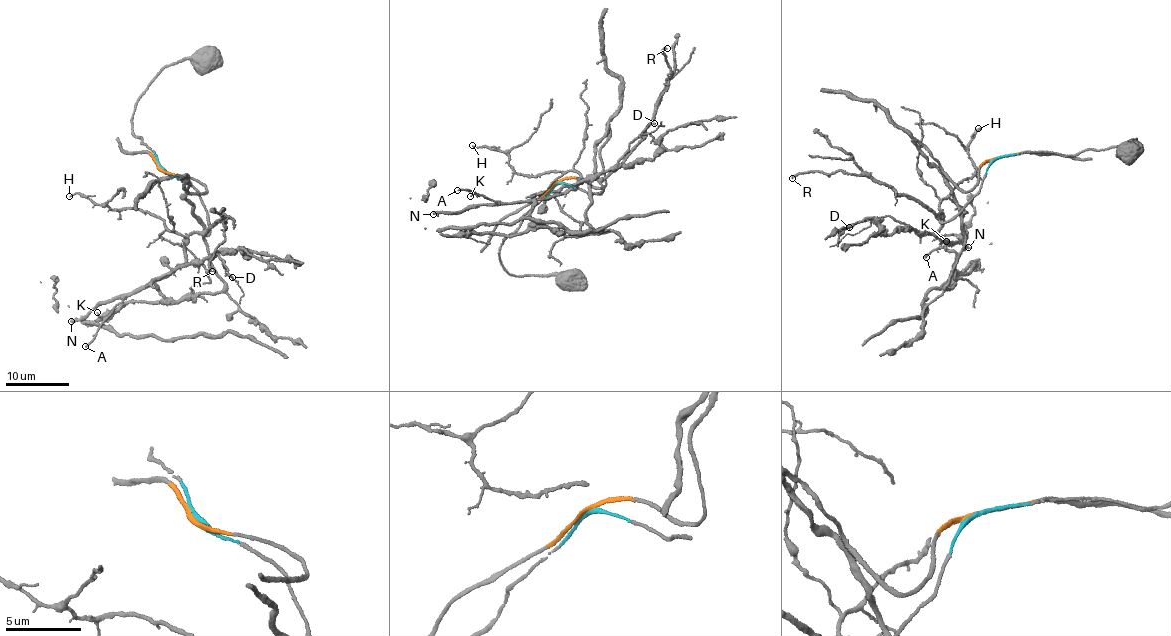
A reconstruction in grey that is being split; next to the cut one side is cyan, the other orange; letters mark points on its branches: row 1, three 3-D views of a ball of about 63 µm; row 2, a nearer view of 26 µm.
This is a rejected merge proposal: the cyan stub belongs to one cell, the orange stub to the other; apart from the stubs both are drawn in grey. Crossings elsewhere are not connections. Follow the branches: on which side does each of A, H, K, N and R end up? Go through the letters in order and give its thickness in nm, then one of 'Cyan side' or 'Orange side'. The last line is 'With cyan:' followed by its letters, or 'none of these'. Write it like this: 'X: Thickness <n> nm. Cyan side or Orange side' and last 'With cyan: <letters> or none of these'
A: Thickness 170 nm. Cyan side
H: Thickness 130 nm. Cyan side
K: Thickness 100 nm. Cyan side
N: Thickness 340 nm. Cyan side
R: Thickness 170 nm. Cyan side
With cyan: A, H, K, N, R

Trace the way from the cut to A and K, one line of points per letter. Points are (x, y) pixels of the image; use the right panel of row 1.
A: (996, 158), (980, 189), (956, 215), (944, 221), (941, 212), (942, 229), (936, 234), (953, 244), (925, 258)
K: (996, 158), (956, 215), (944, 221), (941, 212), (936, 234), (953, 244), (939, 247), (947, 242)

